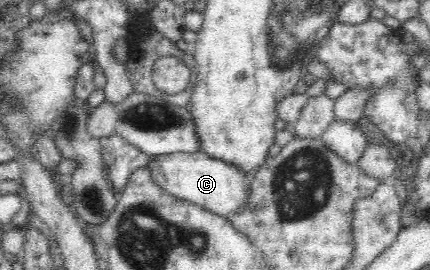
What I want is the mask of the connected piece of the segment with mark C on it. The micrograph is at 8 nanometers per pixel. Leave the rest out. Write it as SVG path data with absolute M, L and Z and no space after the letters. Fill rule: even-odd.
M201 150L159 154L149 159L146 169L152 182L167 194L196 204L214 214L227 218L231 212L245 208L249 178L234 166L213 159Z

